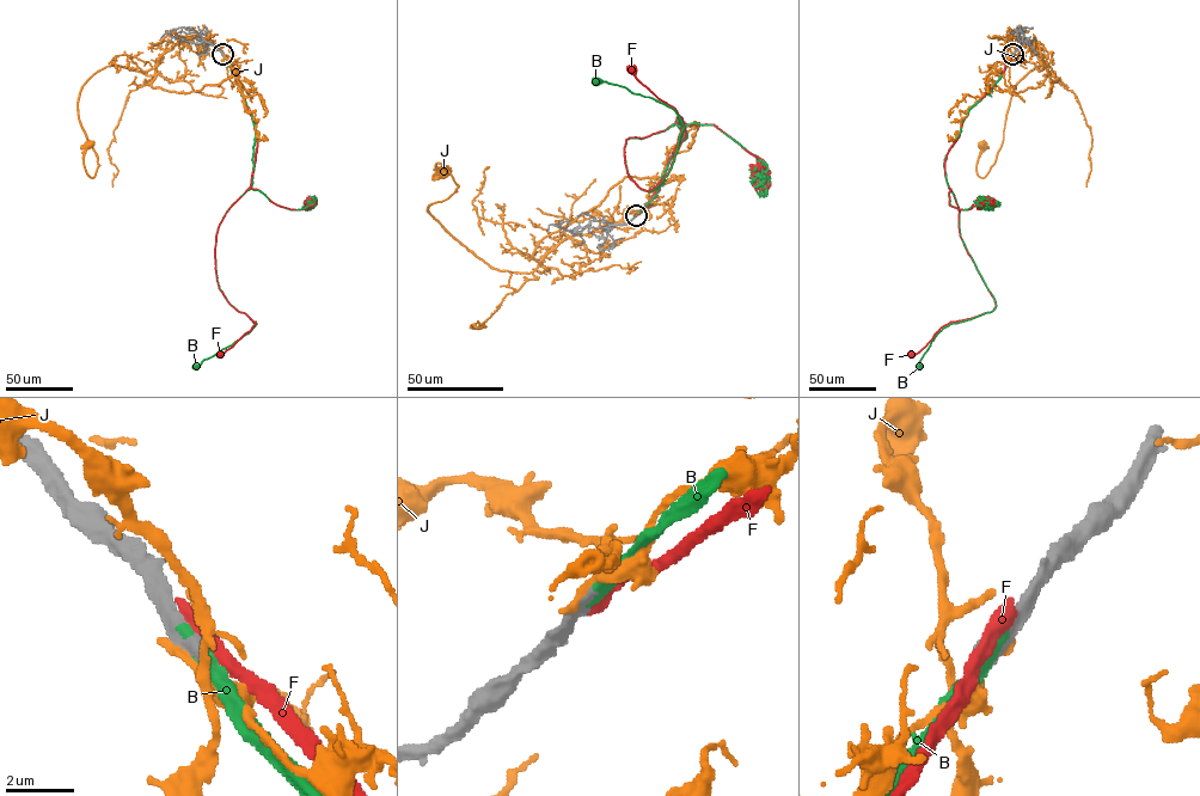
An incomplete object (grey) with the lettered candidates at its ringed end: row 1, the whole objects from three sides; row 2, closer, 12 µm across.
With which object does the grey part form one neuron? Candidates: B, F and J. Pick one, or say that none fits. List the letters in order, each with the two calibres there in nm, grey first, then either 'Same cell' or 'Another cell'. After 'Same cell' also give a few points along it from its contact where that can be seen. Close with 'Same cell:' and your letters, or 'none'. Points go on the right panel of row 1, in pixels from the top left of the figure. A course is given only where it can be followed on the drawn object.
B: Thickness 550 nm (grey) against 550 nm. Same cell. Its course: (1012, 54), (992, 89), (969, 110), (943, 165), (959, 210), (960, 236), (996, 306), (943, 328), (919, 366)
F: Thickness 460 nm (grey) against 600 nm. Another cell
J: Thickness 500 nm (grey) against 300 nm. Another cell
Same cell: B

